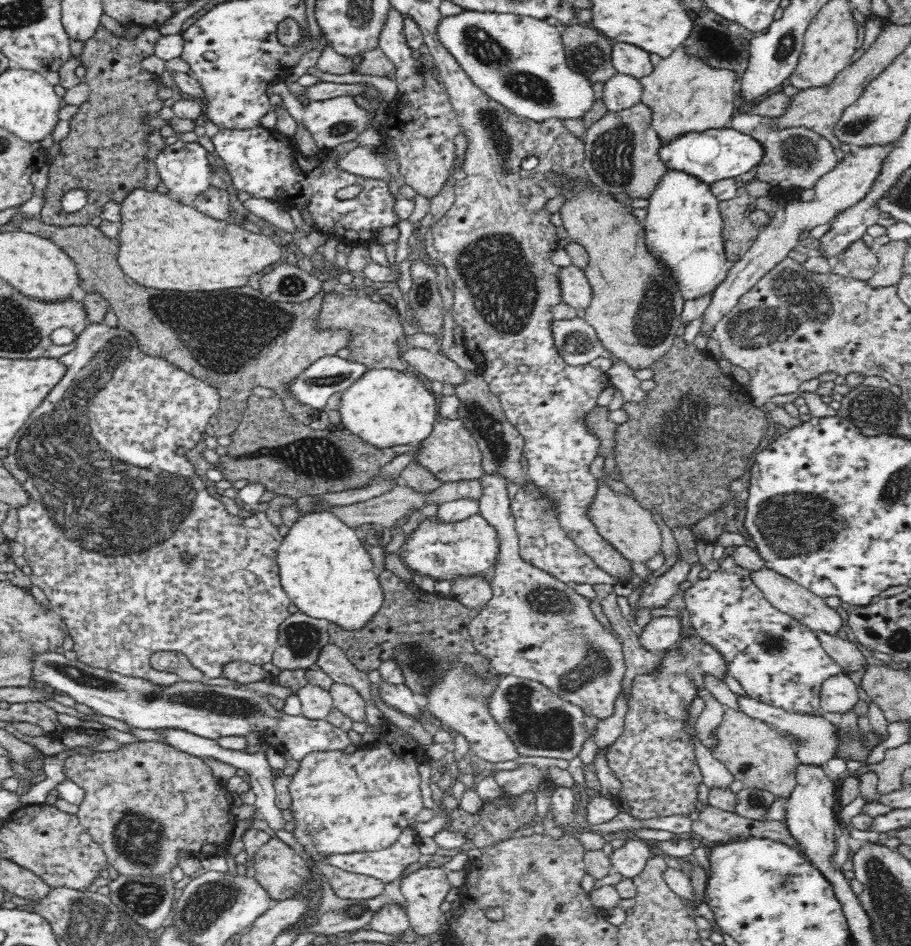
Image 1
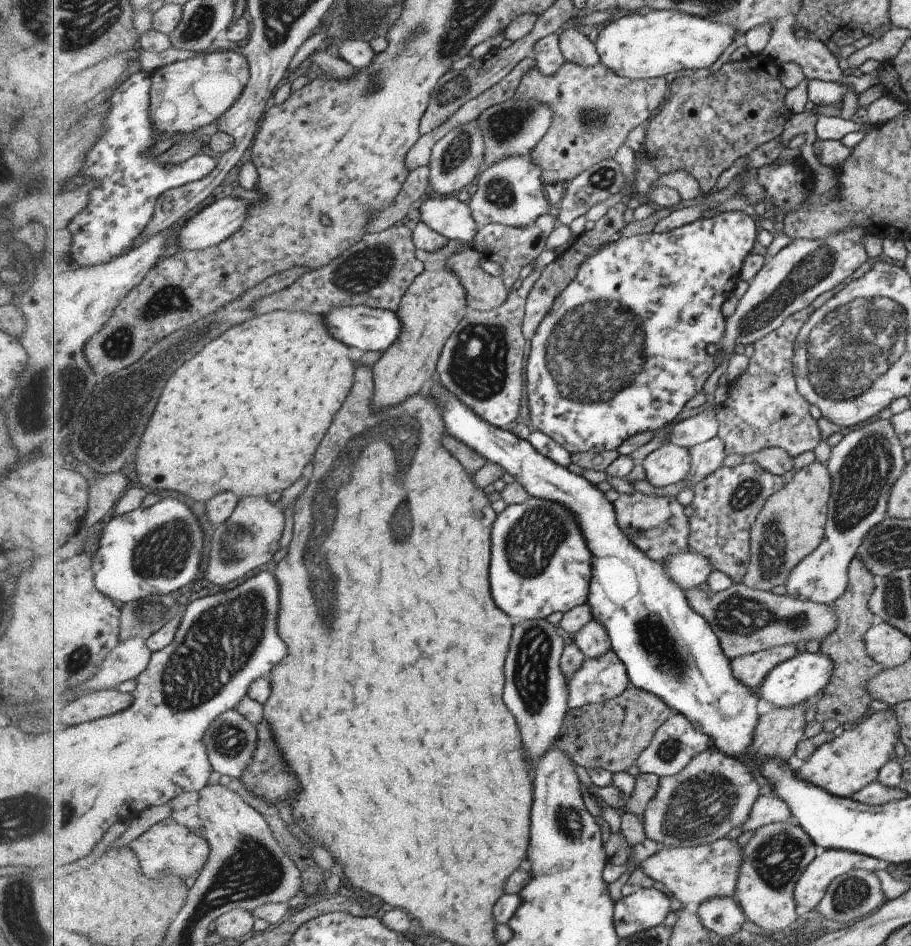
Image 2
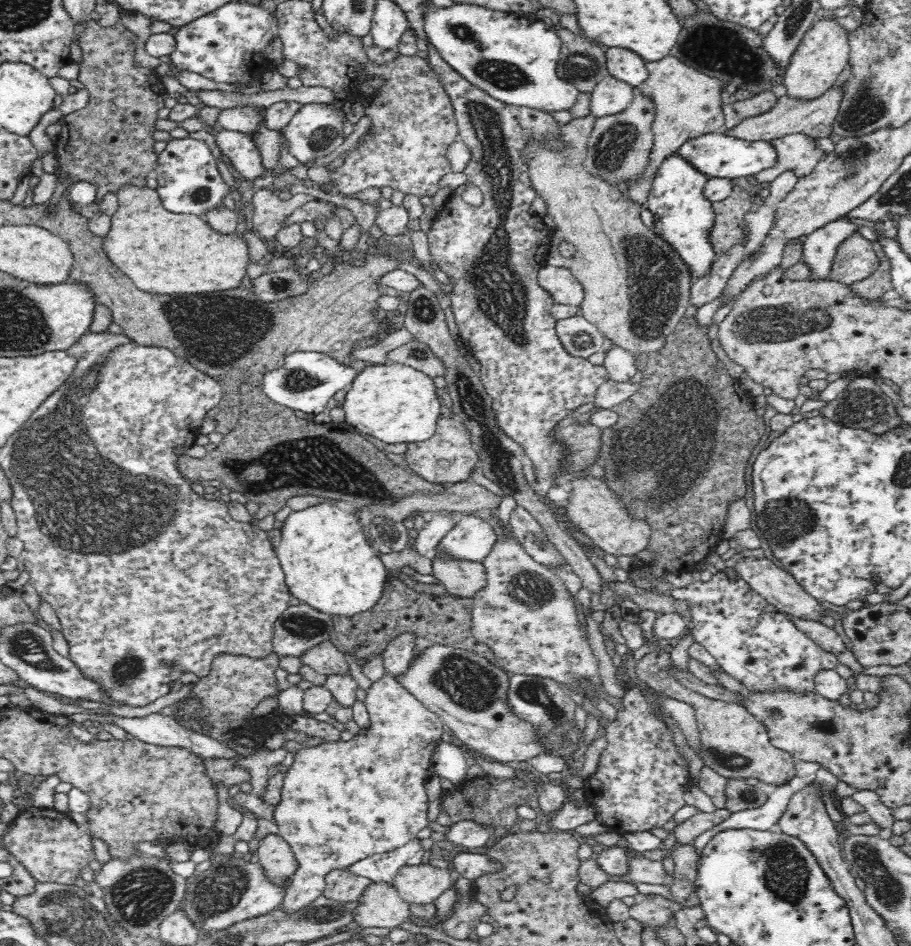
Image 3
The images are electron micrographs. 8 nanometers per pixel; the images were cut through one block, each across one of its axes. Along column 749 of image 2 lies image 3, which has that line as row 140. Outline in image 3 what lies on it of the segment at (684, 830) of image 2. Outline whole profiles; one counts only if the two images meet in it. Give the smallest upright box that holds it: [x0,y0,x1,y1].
[756,133,828,185]

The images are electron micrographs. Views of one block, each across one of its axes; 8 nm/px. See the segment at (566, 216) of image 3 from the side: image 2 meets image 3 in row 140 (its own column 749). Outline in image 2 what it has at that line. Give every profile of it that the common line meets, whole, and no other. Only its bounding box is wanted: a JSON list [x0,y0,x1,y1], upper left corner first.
[743,460,832,591]

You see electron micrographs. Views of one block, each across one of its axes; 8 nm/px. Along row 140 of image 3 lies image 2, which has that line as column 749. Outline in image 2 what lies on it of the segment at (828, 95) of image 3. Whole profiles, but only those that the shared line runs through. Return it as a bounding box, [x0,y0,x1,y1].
[745,702,809,794]

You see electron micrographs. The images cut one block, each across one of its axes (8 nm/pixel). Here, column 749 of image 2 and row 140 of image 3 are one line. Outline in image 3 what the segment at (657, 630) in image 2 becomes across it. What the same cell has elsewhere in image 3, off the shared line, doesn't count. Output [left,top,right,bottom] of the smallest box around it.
[674,132,777,179]

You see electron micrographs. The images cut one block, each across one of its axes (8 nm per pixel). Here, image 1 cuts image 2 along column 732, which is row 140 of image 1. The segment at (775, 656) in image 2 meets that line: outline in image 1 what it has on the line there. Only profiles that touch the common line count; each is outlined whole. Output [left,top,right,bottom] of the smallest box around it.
[641,47,736,141]

